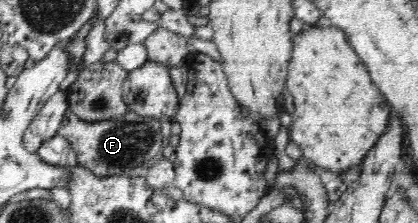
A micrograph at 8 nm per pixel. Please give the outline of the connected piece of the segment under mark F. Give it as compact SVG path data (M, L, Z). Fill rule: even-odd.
M70 109L58 117L58 133L65 137L76 154L77 165L94 172L98 176L116 176L119 172L138 167L161 154L161 120L141 116L139 113L126 112L104 121L88 122L80 120Z

